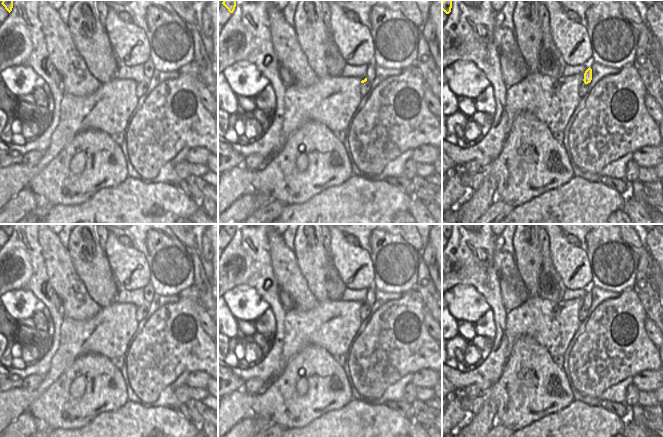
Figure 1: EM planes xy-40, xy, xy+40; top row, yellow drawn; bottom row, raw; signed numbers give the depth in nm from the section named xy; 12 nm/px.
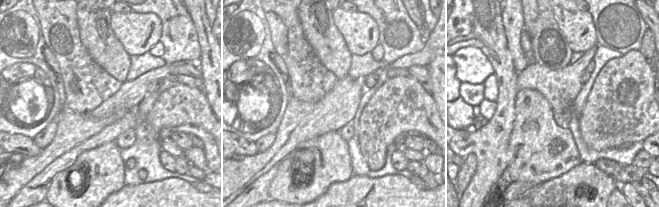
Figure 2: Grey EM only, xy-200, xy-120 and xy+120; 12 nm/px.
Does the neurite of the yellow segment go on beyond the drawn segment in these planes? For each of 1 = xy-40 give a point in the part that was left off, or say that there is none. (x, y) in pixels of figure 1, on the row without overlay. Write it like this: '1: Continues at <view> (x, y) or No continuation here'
1: No continuation here.

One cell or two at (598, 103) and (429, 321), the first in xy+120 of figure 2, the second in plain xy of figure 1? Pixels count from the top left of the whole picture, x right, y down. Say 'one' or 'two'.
two

